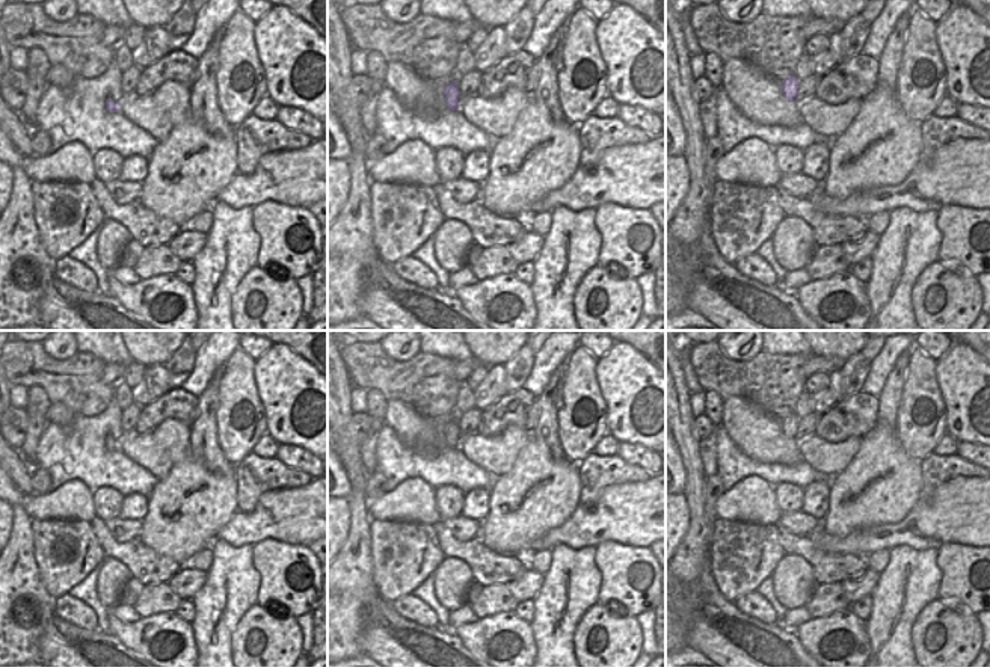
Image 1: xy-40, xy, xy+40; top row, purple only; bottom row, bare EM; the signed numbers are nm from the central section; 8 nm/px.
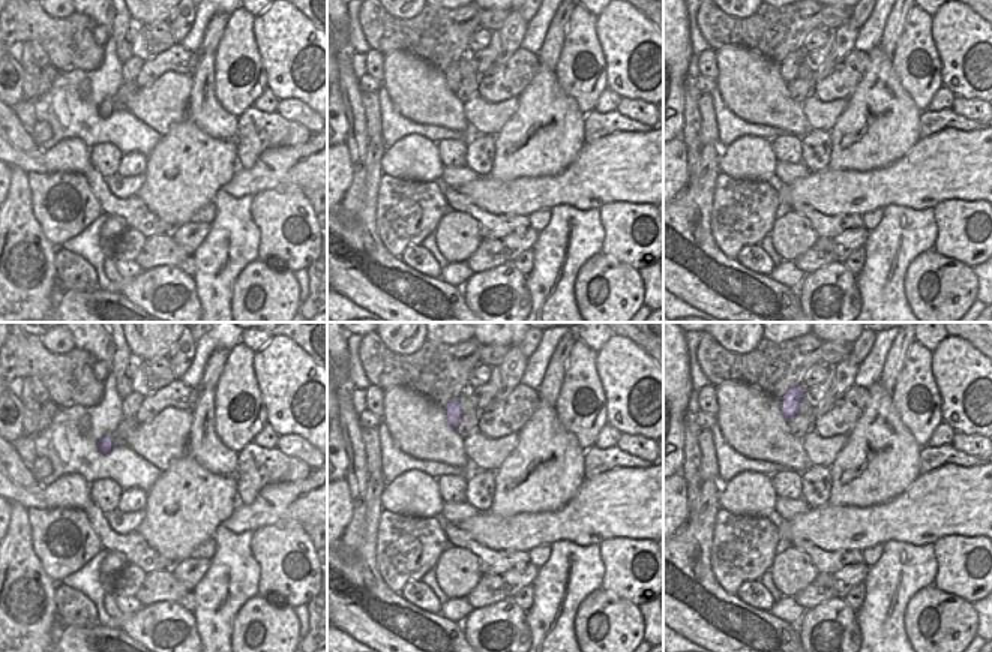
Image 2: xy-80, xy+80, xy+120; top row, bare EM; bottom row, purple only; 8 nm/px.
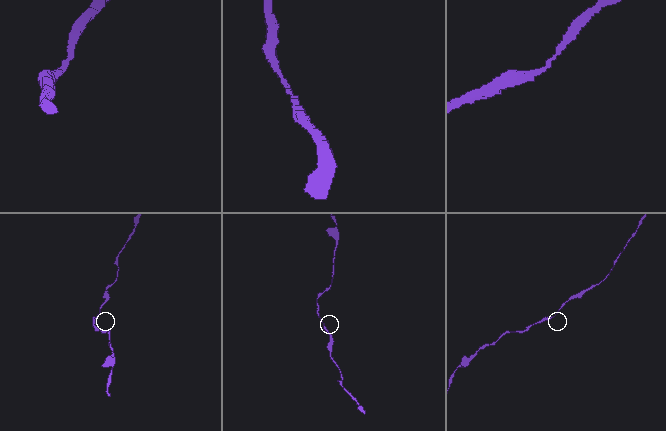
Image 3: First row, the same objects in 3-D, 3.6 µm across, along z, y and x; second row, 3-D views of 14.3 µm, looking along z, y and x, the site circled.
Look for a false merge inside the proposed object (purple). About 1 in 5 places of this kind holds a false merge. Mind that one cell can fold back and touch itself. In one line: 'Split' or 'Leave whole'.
Leave whole

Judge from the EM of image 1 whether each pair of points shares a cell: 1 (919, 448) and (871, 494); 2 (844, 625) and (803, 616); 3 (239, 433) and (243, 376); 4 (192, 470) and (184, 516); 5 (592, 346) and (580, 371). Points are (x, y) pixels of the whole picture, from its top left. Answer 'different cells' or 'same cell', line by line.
1: different cells
2: different cells
3: same cell
4: same cell
5: different cells

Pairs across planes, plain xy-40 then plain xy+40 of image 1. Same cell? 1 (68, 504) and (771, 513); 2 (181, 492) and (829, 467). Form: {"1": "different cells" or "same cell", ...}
{"1": "same cell", "2": "different cells"}

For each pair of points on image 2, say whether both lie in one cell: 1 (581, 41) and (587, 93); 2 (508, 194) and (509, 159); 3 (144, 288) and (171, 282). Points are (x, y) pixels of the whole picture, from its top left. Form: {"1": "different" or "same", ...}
{"1": "same", "2": "different", "3": "same"}

